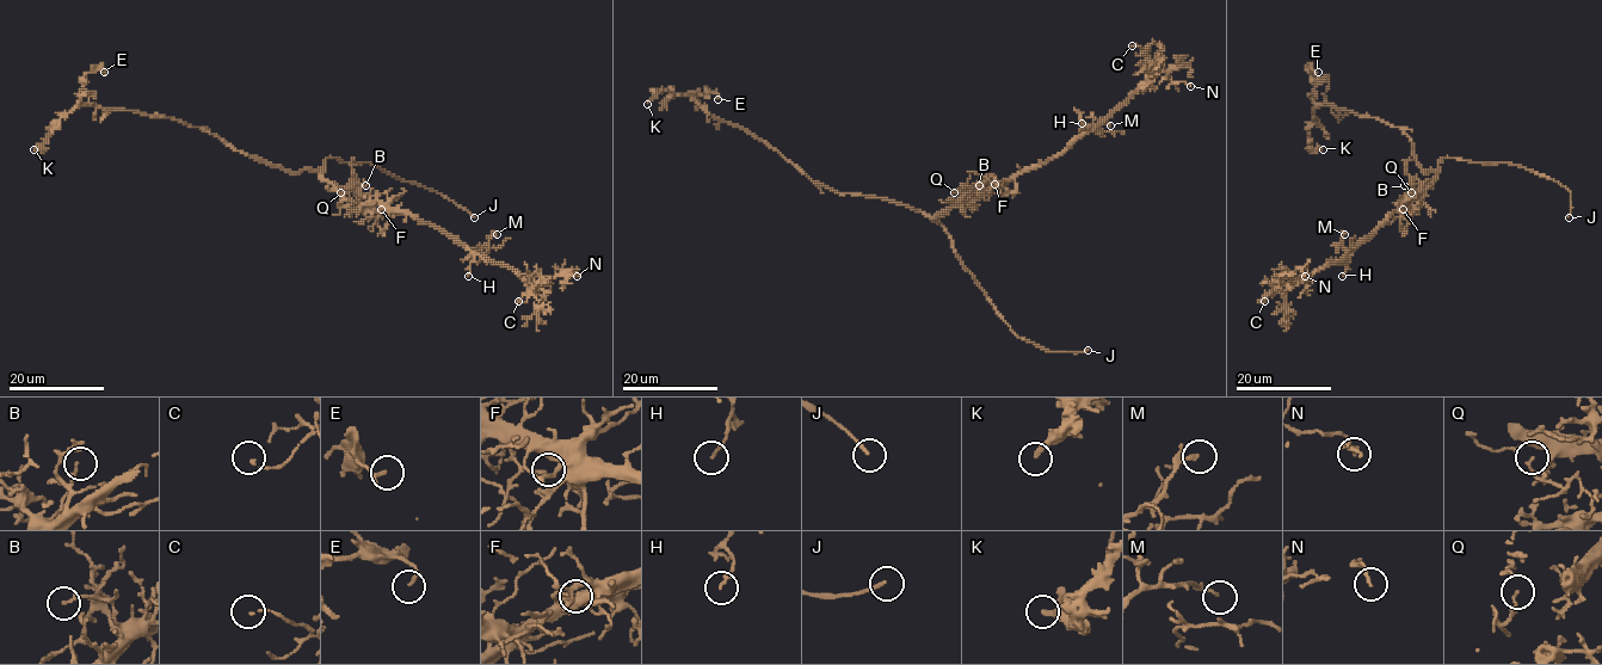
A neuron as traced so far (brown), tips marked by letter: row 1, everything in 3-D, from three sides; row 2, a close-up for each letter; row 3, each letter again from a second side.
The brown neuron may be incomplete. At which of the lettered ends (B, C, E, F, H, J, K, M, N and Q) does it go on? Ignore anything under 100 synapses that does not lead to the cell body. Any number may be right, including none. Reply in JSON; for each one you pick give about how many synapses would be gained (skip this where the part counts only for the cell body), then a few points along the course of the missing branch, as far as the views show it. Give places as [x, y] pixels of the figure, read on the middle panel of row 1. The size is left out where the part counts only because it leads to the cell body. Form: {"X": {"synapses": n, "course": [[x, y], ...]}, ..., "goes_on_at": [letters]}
{"J": {"course": [[1088, 350], [1113, 328]]}, "goes_on_at": ["J"]}

